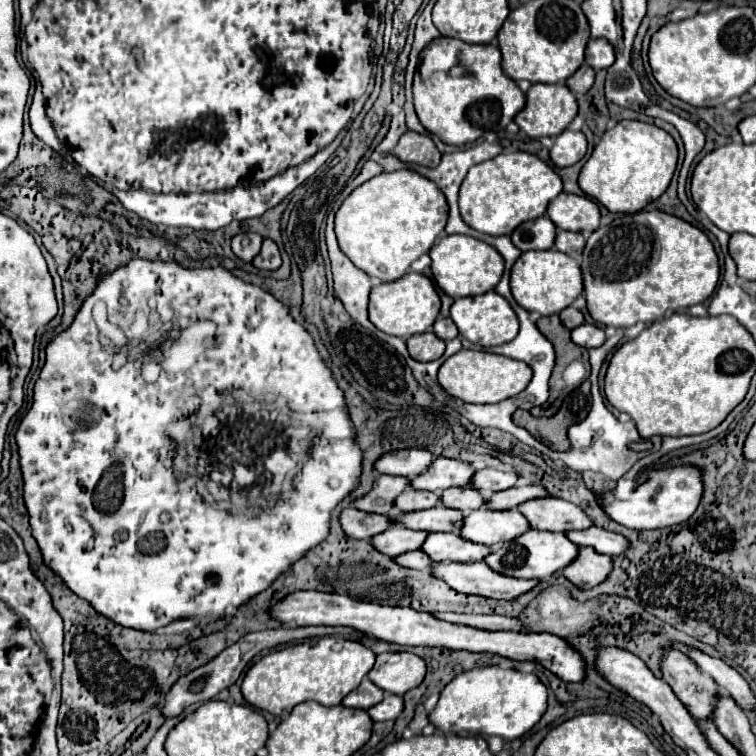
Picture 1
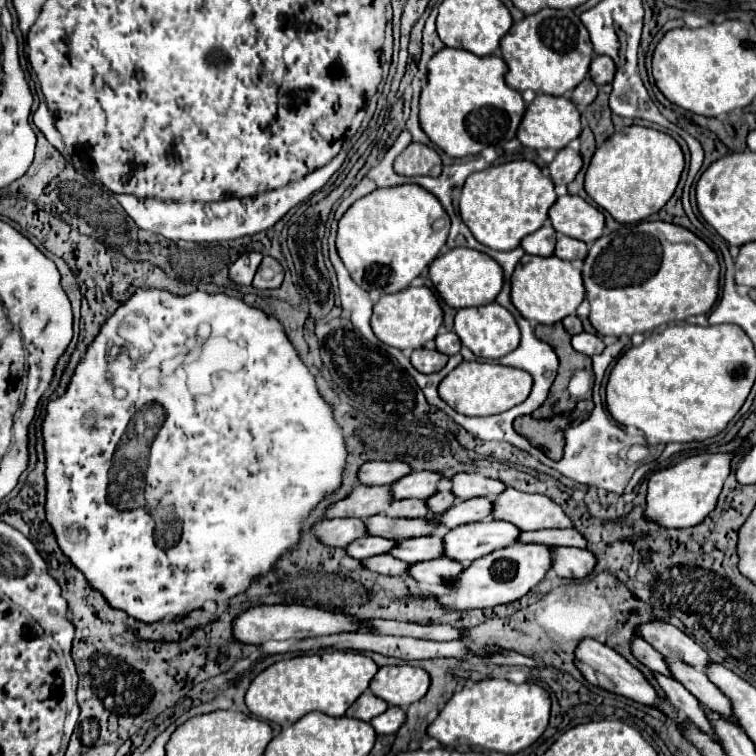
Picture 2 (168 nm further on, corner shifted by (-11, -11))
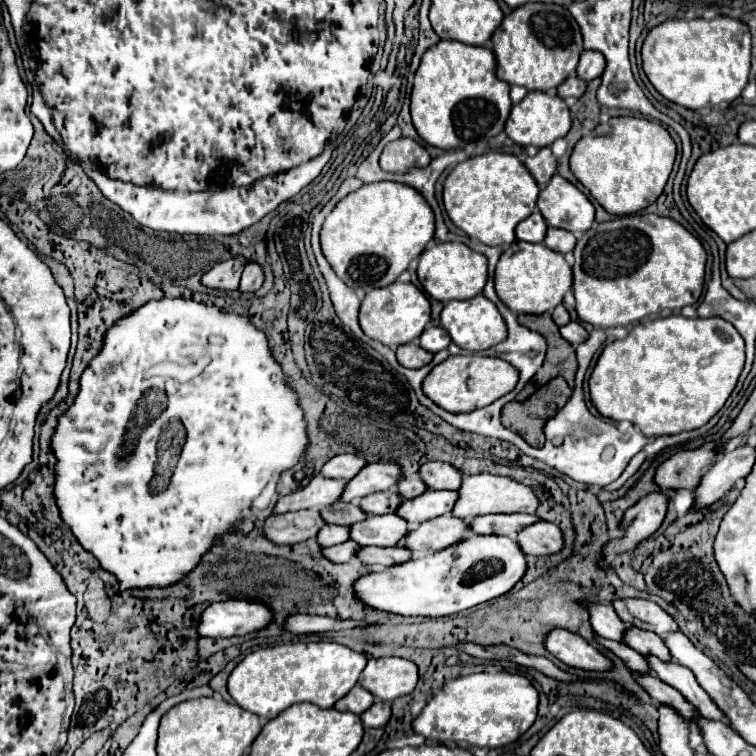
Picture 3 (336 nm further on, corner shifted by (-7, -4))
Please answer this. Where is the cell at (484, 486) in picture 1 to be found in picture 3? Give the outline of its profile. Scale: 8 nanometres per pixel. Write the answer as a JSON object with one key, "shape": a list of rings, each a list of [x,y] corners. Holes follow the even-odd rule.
{"shape":[[[425,462],[419,470],[425,484],[433,490],[455,490],[461,488],[463,470],[447,464],[447,462]]]}

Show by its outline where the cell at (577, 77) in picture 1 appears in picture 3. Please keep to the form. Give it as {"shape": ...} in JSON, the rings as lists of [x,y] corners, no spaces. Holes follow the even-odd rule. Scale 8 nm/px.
{"shape":[[[571,74],[571,76],[557,88],[557,94],[559,94],[561,98],[565,98],[563,100],[565,100],[568,106],[571,106],[578,100],[577,98],[581,98],[581,96],[585,94],[585,88],[587,88],[587,84],[585,84],[577,74]]]}

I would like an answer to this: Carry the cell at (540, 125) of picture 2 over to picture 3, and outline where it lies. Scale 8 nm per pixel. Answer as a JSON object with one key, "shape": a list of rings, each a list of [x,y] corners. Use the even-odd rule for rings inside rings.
{"shape":[[[529,92],[519,104],[513,106],[509,120],[505,124],[507,136],[519,146],[551,146],[557,138],[563,138],[571,128],[571,114],[563,98],[551,96],[547,92]]]}

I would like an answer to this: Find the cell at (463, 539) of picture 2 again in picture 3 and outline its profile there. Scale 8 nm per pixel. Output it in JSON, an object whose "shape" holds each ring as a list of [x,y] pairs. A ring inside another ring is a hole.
{"shape":[[[439,516],[435,520],[427,520],[427,524],[421,524],[417,530],[411,530],[411,536],[407,536],[407,548],[413,552],[413,556],[429,556],[435,552],[441,552],[447,546],[459,544],[467,538],[469,524],[457,516]]]}

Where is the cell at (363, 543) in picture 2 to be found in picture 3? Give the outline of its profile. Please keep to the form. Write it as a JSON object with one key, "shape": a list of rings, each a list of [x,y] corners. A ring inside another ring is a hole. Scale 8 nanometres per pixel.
{"shape":[[[327,524],[325,528],[321,528],[319,536],[317,536],[317,542],[321,546],[335,546],[335,544],[343,544],[351,540],[349,536],[349,528],[343,528],[343,526],[335,526],[335,524]]]}

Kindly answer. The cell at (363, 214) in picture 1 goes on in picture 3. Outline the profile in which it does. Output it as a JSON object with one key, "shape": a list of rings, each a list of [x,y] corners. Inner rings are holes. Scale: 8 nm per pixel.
{"shape":[[[371,182],[363,184],[359,190],[345,196],[333,212],[325,218],[321,228],[321,248],[329,264],[335,268],[337,276],[351,288],[383,288],[397,280],[397,276],[407,270],[413,258],[419,258],[435,234],[435,214],[419,190],[409,188],[401,182]]]}

